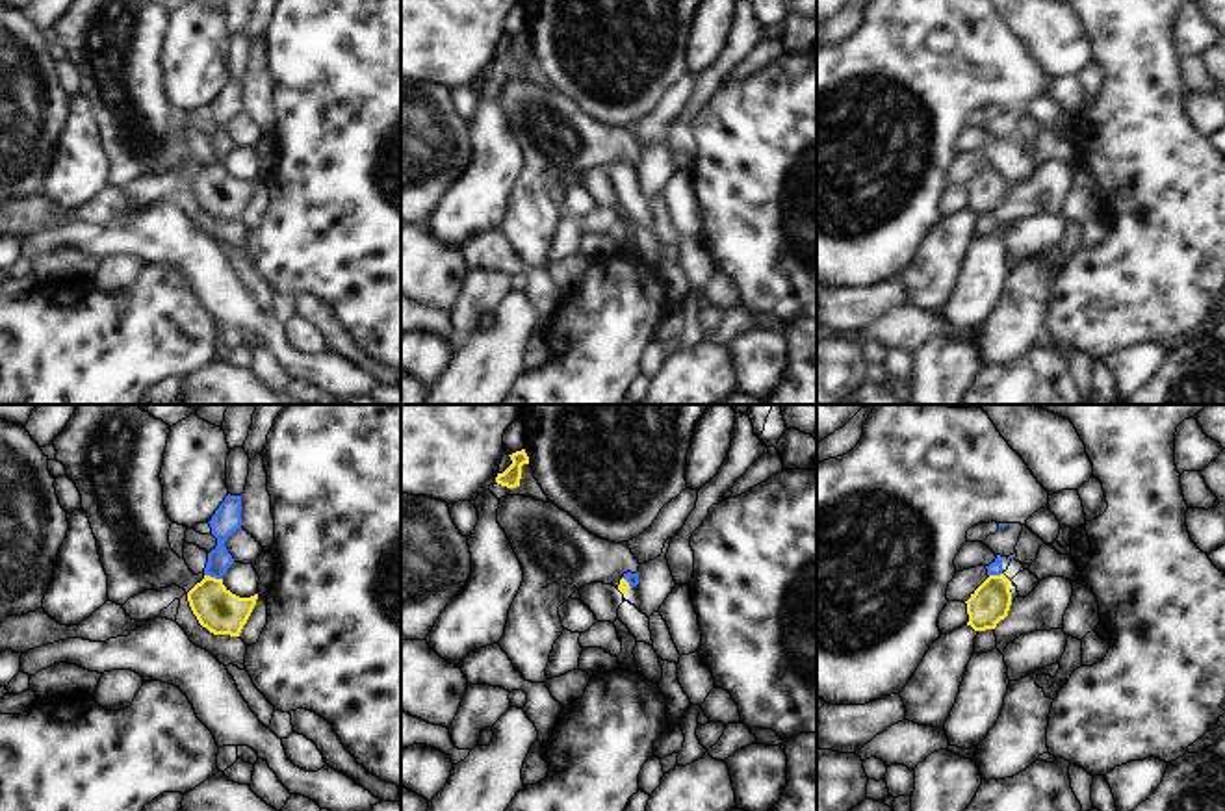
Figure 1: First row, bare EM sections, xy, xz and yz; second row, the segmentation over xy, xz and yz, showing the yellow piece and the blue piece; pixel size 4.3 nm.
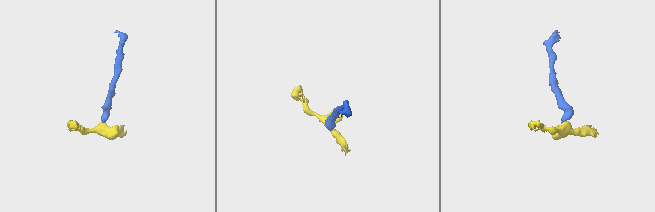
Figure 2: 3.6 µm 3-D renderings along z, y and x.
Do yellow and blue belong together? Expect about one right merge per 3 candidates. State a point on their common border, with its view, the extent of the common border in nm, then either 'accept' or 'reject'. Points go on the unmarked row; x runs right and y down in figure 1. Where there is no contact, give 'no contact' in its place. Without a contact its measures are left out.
meets yellow in xy at (214, 162); contact 80 nm long; reject

